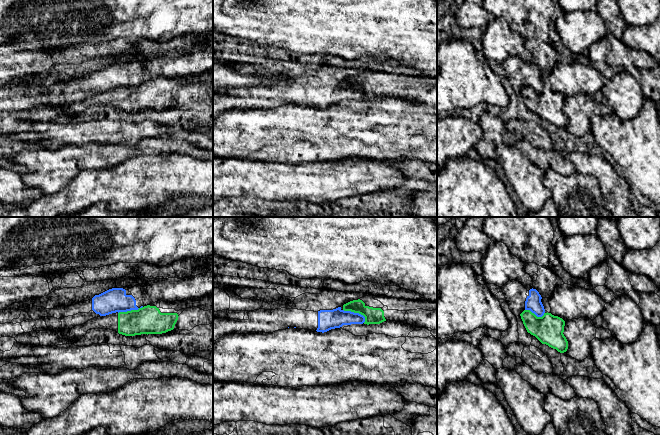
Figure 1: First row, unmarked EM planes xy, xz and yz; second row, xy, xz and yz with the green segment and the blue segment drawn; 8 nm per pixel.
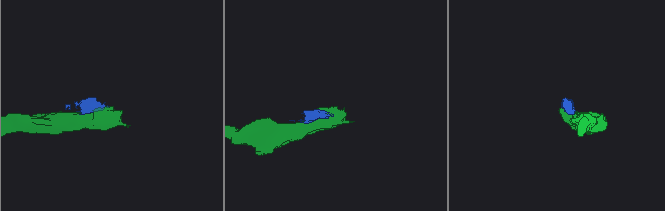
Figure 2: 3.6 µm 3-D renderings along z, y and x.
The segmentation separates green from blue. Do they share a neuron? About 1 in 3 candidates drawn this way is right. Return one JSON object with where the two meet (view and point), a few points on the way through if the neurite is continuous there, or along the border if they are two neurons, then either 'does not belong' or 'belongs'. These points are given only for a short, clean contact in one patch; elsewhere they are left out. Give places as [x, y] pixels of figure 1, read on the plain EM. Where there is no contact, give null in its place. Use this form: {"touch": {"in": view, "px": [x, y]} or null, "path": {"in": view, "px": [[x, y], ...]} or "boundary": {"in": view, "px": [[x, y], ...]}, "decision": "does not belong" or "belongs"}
{"touch": {"in": "xz", "px": [356, 88]}, "boundary": {"in": "xz", "px": [[343, 85], [360, 89], [365, 97]]}, "decision": "does not belong"}

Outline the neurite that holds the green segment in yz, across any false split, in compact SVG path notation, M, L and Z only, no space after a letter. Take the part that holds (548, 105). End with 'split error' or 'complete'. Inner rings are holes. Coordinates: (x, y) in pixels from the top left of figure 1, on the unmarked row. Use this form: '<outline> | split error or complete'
M524 86L521 95L528 109L535 112L542 120L564 129L568 125L568 117L564 112L565 97L551 89L537 93L530 86Z | complete

